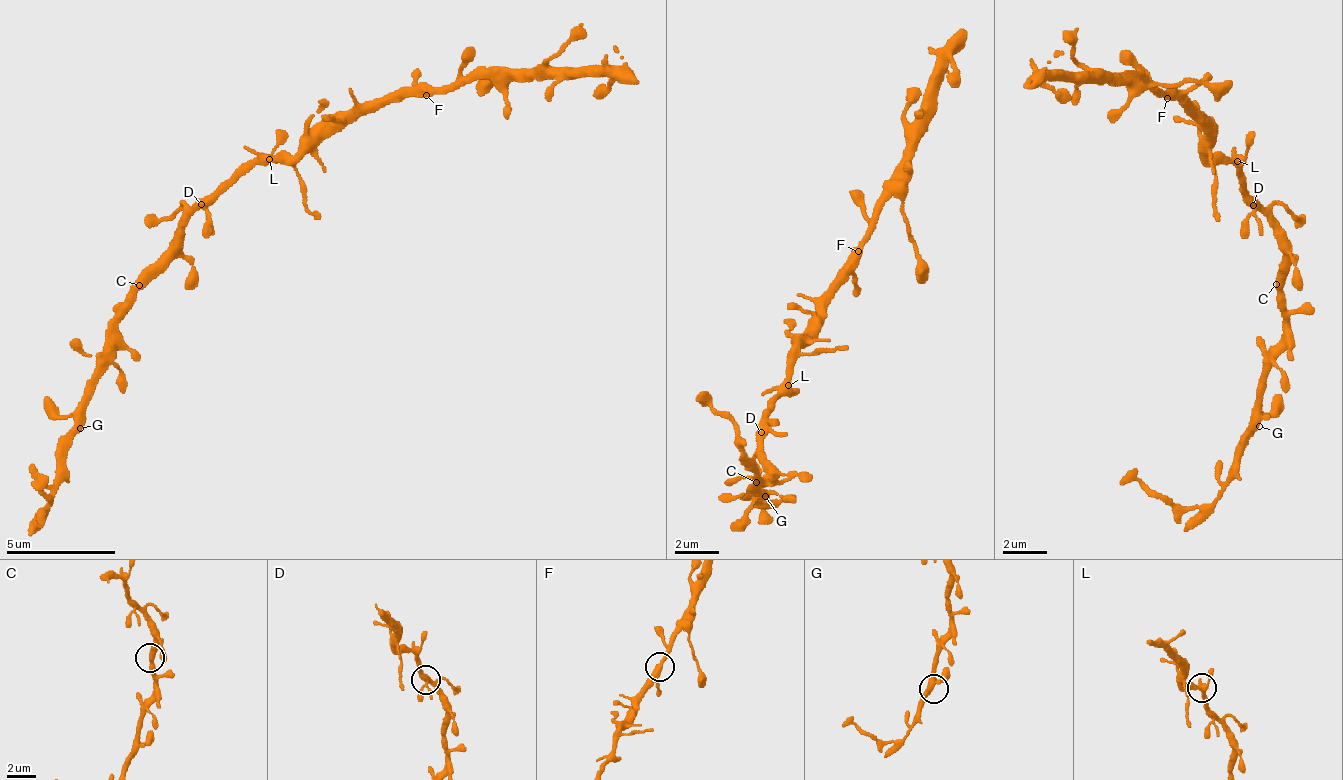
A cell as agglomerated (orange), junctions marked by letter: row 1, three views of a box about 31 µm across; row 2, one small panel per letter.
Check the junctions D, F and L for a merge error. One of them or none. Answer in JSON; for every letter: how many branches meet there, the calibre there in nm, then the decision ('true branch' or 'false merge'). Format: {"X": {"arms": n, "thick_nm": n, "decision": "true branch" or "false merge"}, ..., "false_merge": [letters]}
{"D": {"arms": 5, "thick_nm": 300, "decision": "true branch"}, "F": {"arms": 3, "thick_nm": 320, "decision": "true branch"}, "L": {"arms": 3, "thick_nm": 320, "decision": "true branch"}, "false_merge": []}

